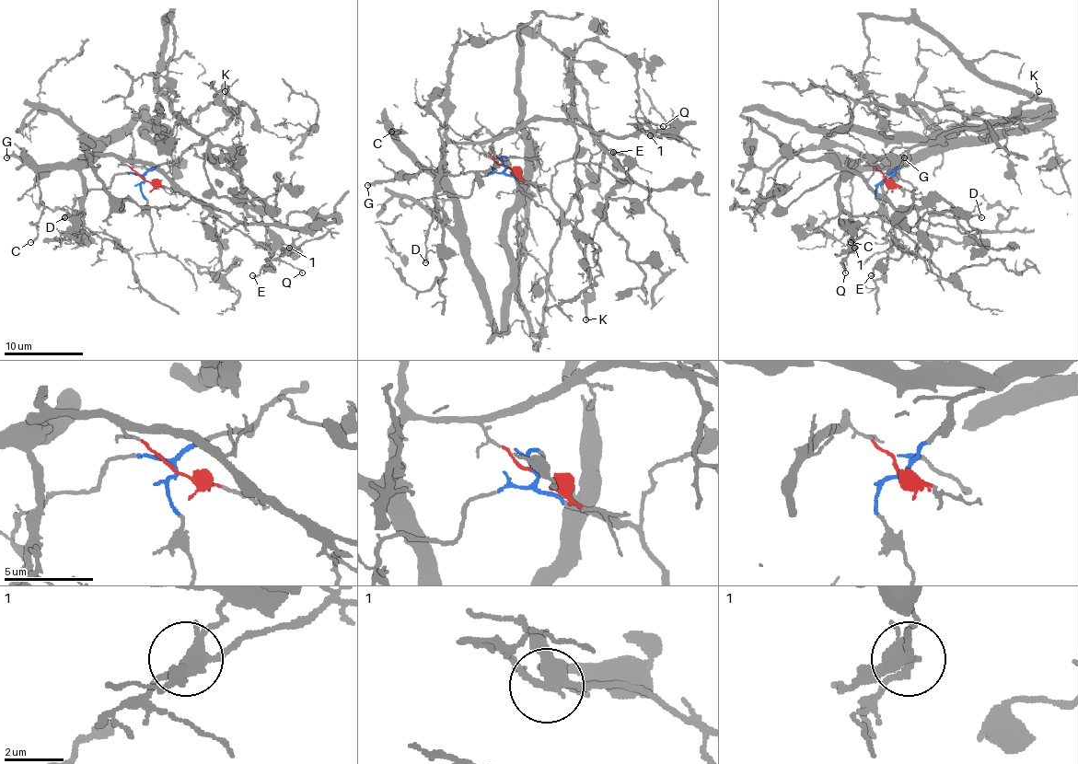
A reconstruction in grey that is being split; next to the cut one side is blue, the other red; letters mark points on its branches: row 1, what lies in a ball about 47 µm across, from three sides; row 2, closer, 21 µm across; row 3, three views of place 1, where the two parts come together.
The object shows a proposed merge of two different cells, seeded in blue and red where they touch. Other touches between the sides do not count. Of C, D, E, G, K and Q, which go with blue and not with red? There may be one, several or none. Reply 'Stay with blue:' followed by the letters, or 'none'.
Stay with blue: D, K

